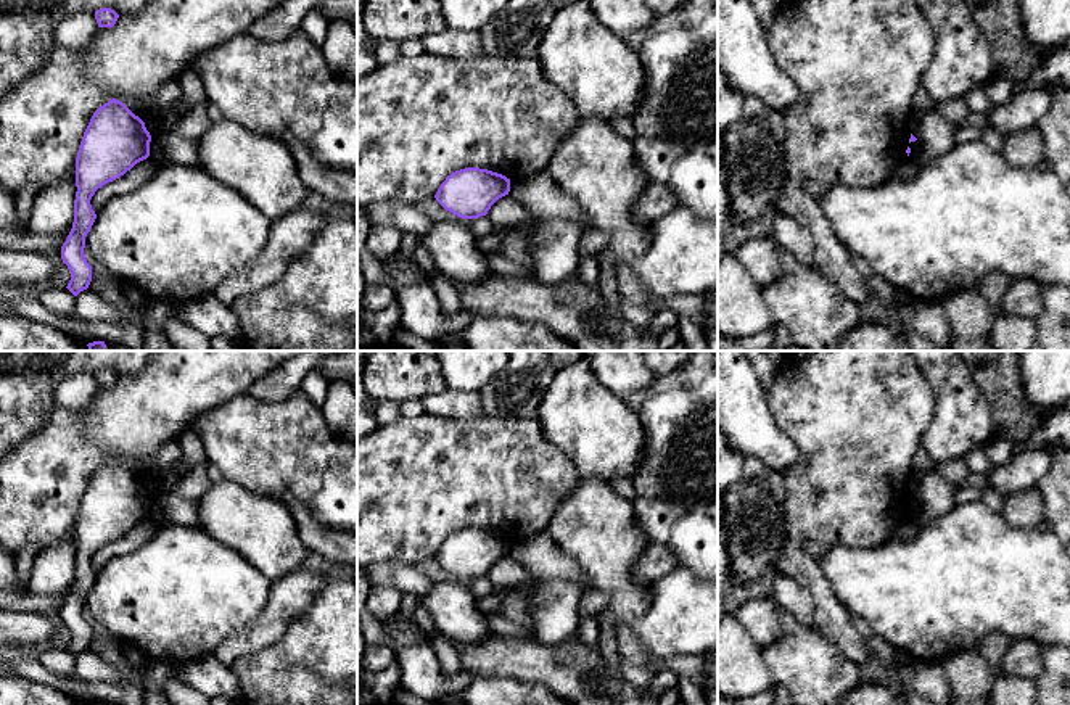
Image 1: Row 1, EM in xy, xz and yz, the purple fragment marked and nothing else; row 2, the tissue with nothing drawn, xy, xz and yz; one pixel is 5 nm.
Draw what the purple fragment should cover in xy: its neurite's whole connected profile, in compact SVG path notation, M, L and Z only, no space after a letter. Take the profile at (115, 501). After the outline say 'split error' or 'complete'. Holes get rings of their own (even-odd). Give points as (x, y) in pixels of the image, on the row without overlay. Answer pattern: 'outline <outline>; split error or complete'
outline M116 459L93 473L84 493L76 518L74 583L61 607L61 620L71 633L66 649L74 657L92 642L92 626L84 616L85 597L97 579L90 560L105 544L146 520L150 502L145 483Z; complete

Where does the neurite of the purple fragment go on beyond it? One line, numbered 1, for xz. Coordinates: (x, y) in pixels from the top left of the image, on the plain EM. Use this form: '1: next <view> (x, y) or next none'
1: next none

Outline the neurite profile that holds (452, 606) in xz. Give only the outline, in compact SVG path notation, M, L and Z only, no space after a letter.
M434 581L420 605L431 613L438 633L446 637L475 644L496 636L486 623L486 613L478 610L476 597L468 586Z

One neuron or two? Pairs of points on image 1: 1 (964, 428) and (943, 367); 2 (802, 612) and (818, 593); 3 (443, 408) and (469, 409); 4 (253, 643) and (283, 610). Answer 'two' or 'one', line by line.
1: one
2: two
3: one
4: one

